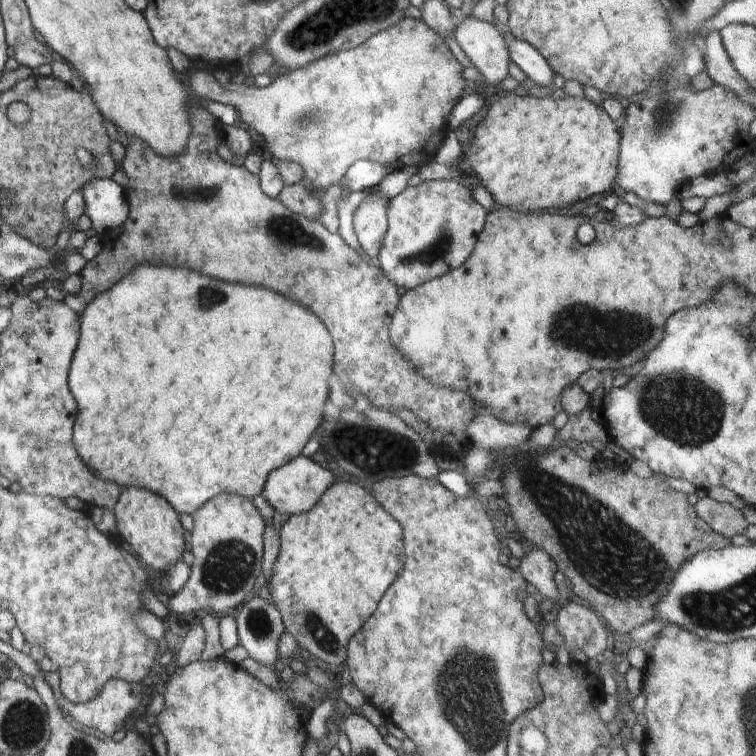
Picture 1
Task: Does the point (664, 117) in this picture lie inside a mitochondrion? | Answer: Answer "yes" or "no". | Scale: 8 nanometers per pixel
yes

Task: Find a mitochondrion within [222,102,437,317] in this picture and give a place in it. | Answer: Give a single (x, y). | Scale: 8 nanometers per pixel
(287, 232)

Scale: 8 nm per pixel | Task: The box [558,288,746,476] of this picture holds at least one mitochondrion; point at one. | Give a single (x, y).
(688, 411)

